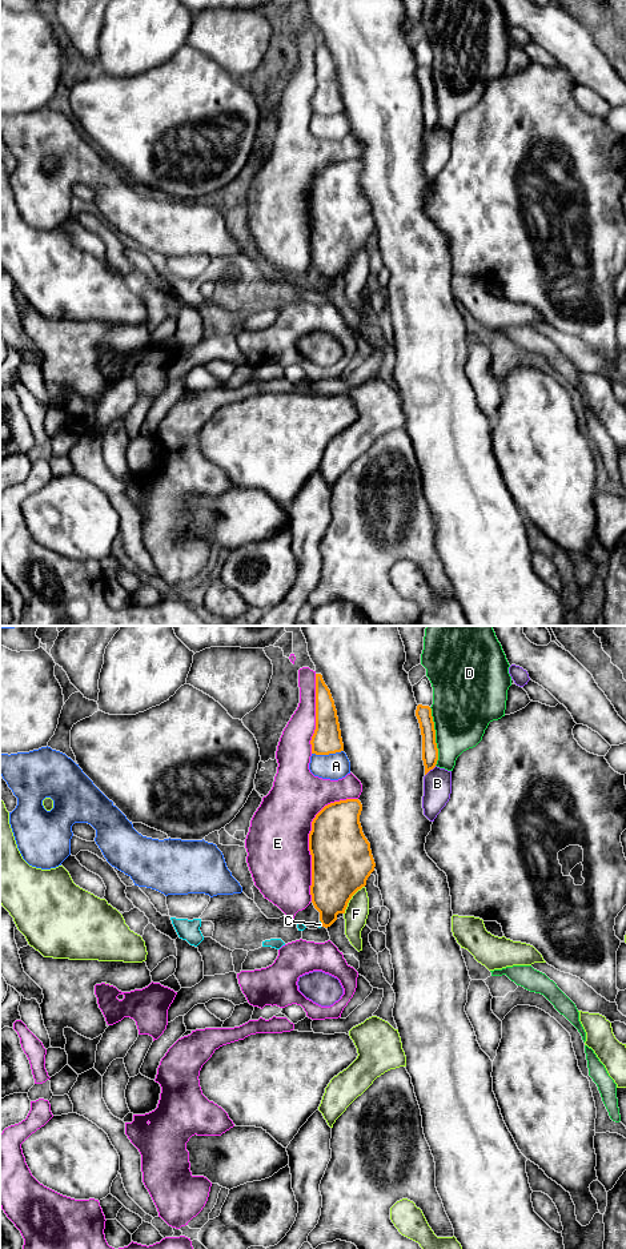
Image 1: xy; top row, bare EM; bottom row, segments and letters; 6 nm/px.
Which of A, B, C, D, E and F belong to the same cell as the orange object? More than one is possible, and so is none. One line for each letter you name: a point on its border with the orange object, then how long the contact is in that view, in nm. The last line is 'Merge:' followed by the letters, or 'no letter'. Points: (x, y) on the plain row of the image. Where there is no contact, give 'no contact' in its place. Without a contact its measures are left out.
Merge: no letter

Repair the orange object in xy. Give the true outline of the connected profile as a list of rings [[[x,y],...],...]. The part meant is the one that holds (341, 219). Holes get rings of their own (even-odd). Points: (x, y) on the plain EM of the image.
[[[346,160],[325,166],[313,180],[309,194],[312,216],[310,256],[314,269],[320,273],[322,288],[330,288],[338,274],[345,274],[352,257],[366,246],[376,224],[370,204],[362,193],[360,176],[362,165],[358,160]]]

